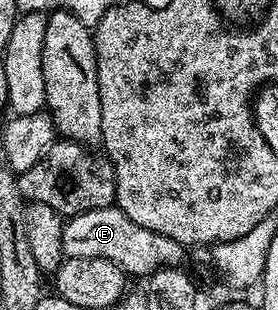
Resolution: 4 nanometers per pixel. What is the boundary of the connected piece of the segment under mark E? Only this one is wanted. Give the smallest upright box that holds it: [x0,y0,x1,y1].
[62,205,184,277]

